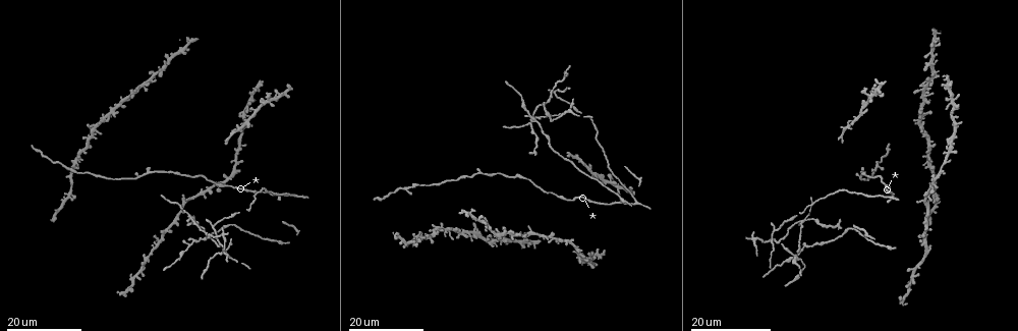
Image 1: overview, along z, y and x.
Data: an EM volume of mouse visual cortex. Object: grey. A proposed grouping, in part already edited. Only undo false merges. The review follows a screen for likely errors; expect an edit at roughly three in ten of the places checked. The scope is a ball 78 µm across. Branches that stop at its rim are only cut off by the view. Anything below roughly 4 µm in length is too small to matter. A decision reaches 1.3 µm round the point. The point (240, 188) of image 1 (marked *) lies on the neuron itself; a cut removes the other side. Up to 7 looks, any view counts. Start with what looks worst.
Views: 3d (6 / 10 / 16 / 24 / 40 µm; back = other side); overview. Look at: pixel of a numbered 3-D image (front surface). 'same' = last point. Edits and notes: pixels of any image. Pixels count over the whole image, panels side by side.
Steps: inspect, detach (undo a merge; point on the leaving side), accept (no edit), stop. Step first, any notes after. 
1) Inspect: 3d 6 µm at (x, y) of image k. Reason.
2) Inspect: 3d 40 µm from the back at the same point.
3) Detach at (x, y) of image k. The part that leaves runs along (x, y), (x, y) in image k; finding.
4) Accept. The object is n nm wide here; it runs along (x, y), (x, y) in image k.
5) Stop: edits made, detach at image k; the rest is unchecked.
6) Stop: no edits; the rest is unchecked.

Inspect: 3d 24 µm at (796, 257) of image 1. Arms part here.

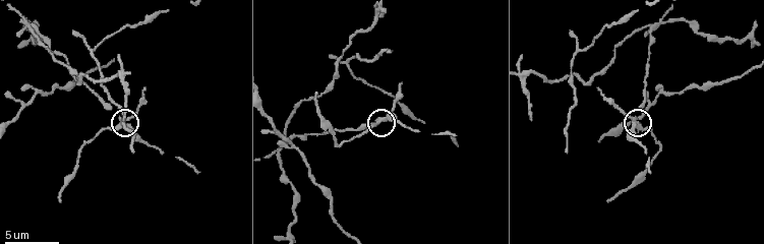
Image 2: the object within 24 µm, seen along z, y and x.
Inspect: 3d 6 µm at (377, 124) of image 2.

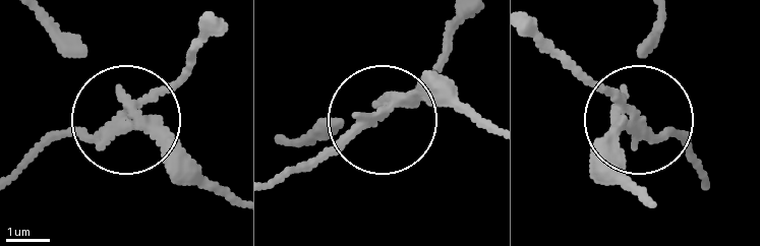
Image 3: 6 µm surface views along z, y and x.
Detach at (173, 84) of image 3. The part that leaves runs along (122, 120), (50, 134), (17, 164) in image 3; two neurons meet here.

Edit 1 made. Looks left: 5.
Inspect: overview.

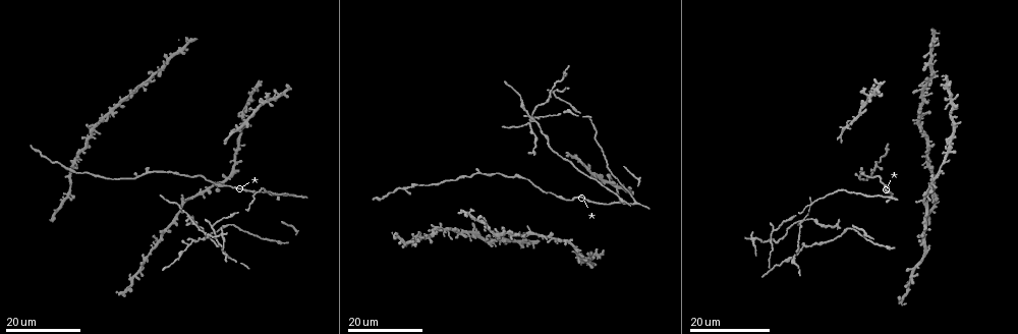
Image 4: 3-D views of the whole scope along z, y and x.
Inspect: 3d 24 µm at (534, 122) of image 4. Three arms meet.

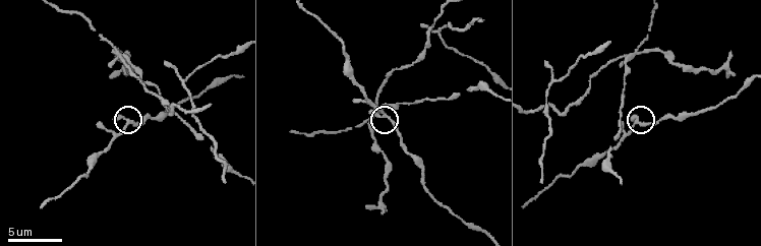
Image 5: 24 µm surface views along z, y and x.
Inspect: 3d 10 µm at (637, 122) of image 5. Closer look.

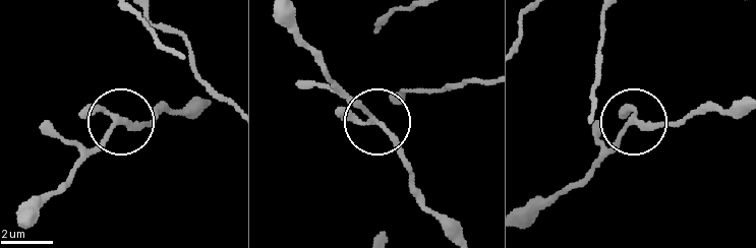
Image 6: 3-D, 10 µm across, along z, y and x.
Accept. The side arm is 17 µm long; 3 arms meet here; continuous, no second neuron.

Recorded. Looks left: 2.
Inspect: 3d 10 µm at (630, 54) of image 5.

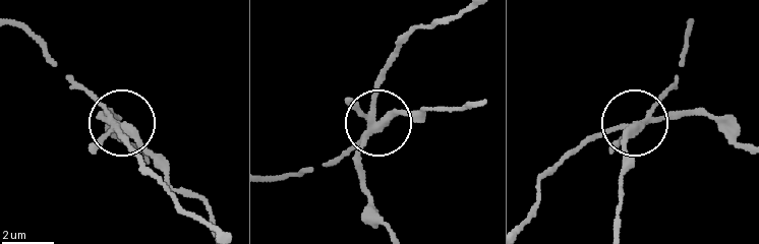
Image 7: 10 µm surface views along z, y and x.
Detach at (92, 147) of image 7. 4 arms meet here; the part that leaves runs along (110, 122), (169, 194), (215, 228) in image 7; two neurons meet here.

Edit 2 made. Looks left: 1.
Stop: edits made, detach at image 3, detach at image 7; the rest is unchecked.

